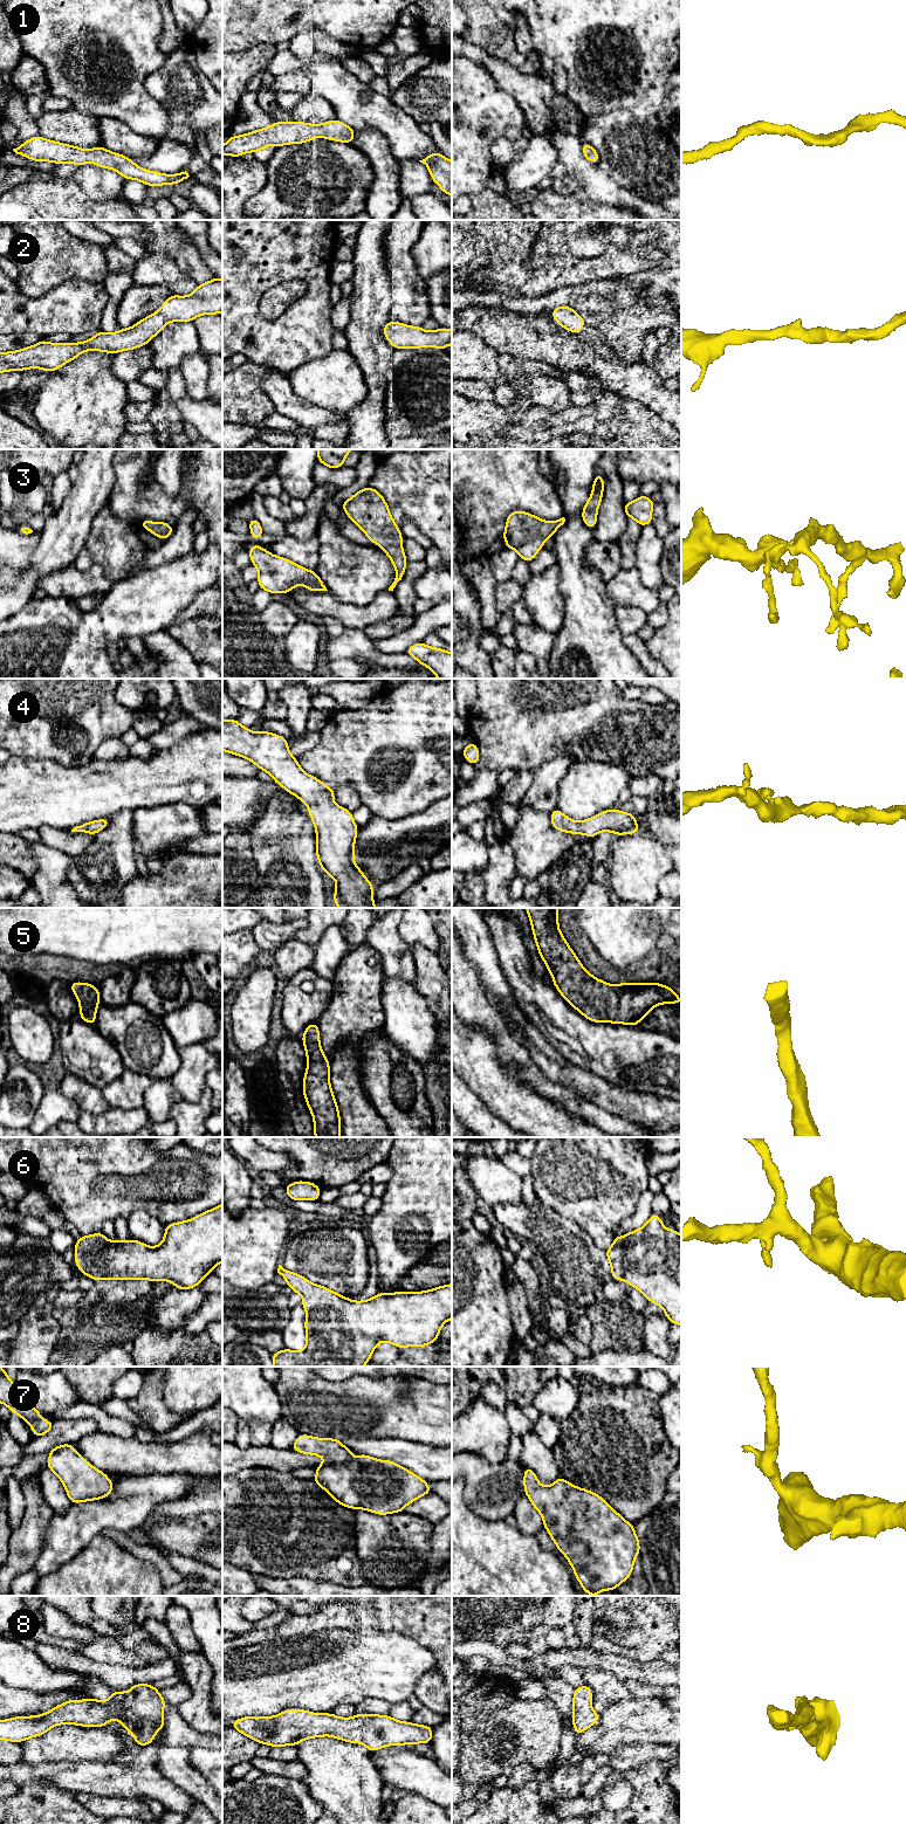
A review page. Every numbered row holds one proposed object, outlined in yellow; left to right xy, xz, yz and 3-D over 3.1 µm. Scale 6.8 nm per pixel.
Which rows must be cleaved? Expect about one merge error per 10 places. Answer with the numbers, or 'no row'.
no row

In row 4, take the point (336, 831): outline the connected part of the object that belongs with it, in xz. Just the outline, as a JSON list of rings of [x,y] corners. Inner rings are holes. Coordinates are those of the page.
[[[236,718],[222,720],[222,750],[249,759],[310,807],[318,863],[337,883],[332,896],[335,904],[338,908],[377,908],[373,886],[354,861],[358,826],[352,812],[334,803],[336,790],[300,768],[289,752],[288,739],[266,730],[254,734]]]

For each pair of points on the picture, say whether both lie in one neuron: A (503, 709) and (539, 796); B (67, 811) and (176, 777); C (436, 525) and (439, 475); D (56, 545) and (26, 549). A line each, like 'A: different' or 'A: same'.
A: different
B: same
C: same
D: different

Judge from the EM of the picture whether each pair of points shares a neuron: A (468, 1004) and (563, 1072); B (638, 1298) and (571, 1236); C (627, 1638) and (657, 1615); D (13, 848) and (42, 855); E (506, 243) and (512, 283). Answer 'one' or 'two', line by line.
A: two
B: one
C: two
D: two
E: one

